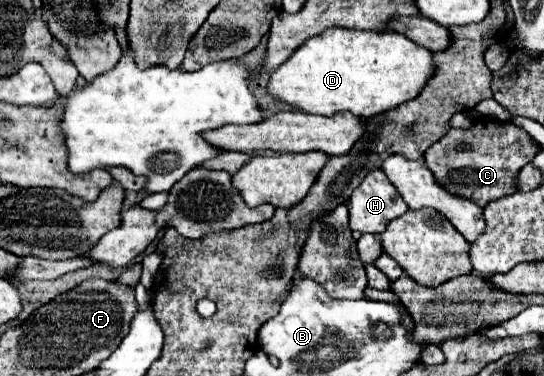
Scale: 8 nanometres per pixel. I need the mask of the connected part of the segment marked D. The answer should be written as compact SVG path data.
M326 29L324 33L308 39L302 47L298 47L288 61L284 61L270 77L268 93L276 99L282 99L290 105L296 105L300 111L316 113L332 117L340 111L350 111L358 117L372 117L382 111L390 111L424 89L428 79L434 75L434 59L432 51L416 45L408 37L396 31L360 31L360 29Z

